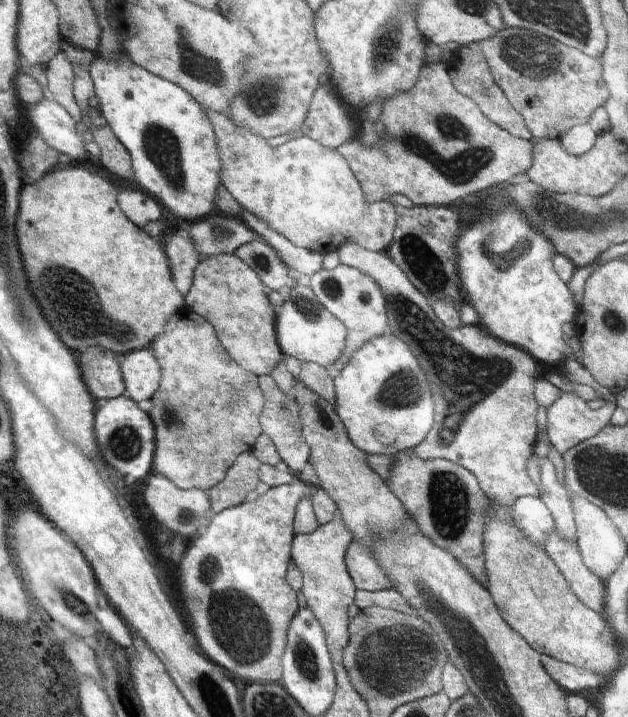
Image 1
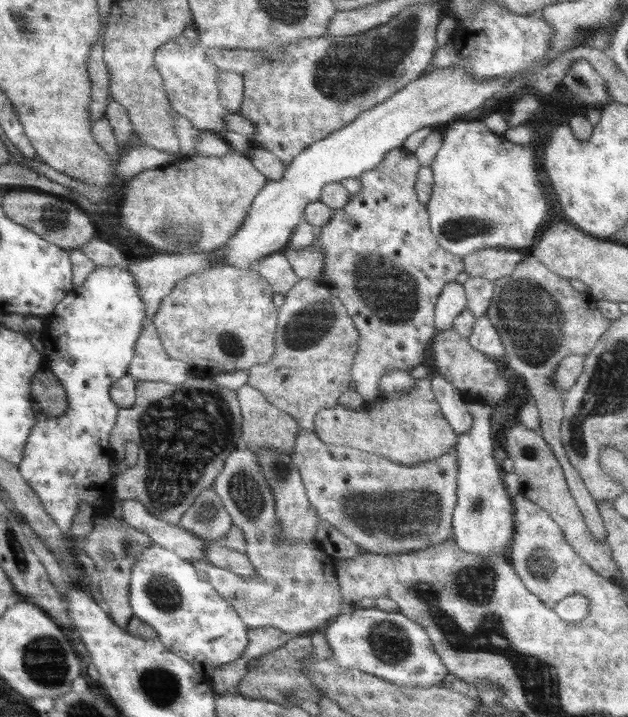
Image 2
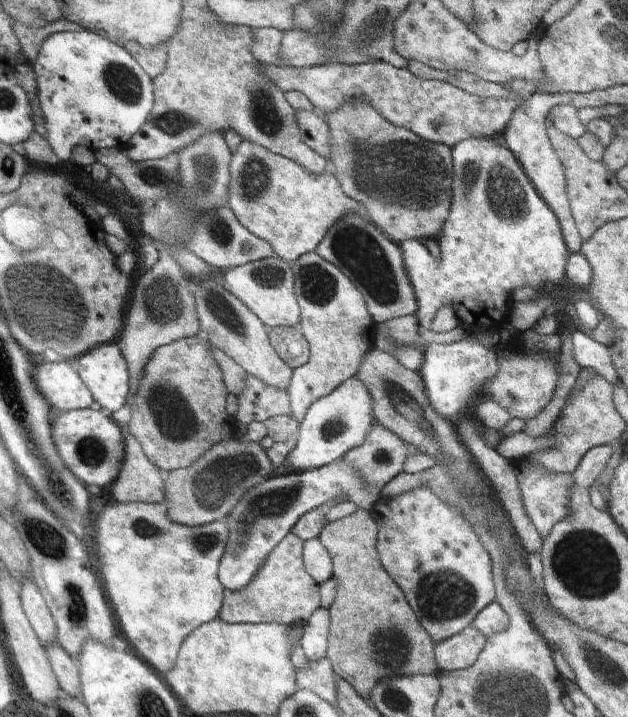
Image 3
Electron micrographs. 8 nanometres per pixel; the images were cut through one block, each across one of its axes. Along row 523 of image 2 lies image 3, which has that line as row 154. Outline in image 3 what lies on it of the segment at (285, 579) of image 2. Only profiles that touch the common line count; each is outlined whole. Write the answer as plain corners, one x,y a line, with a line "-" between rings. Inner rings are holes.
243,140
236,152
233,153
229,174
231,175
231,182
229,183
228,207
246,230
270,244
278,258
288,264
298,260
304,254
315,252
330,226
333,226
334,222
346,212
353,211
369,220
366,210
342,193
331,170
327,170
324,175
318,177
311,176
292,160
272,153
270,150
248,140

